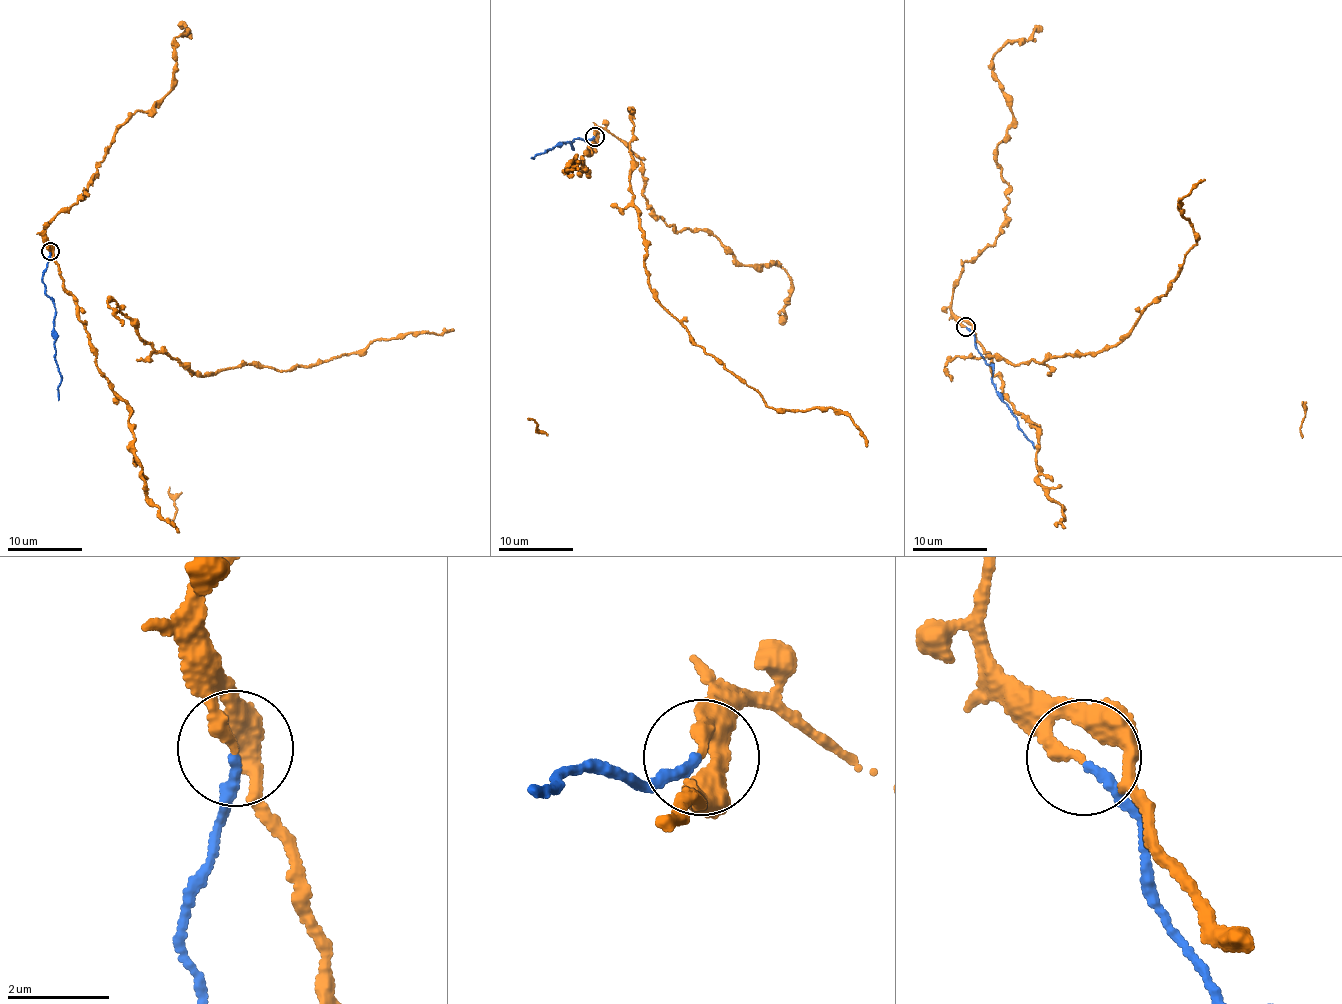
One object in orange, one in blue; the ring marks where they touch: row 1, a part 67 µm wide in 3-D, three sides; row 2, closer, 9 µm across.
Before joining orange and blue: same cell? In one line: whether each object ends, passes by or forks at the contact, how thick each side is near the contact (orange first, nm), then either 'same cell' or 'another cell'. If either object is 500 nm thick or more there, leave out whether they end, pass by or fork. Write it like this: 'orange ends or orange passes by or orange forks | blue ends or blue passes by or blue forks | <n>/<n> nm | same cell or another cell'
orange ends | blue ends | 240/170 nm | another cell

